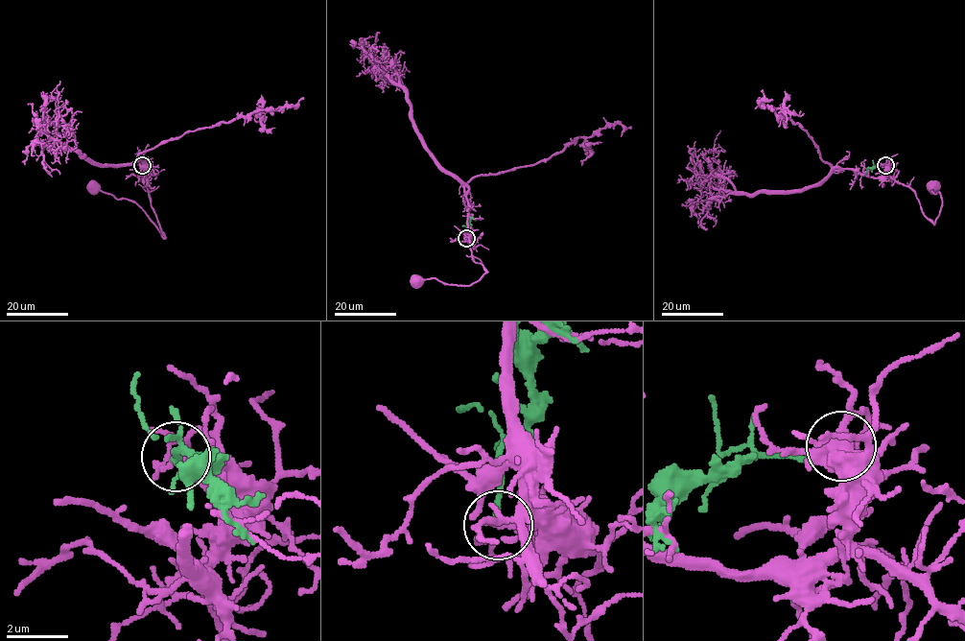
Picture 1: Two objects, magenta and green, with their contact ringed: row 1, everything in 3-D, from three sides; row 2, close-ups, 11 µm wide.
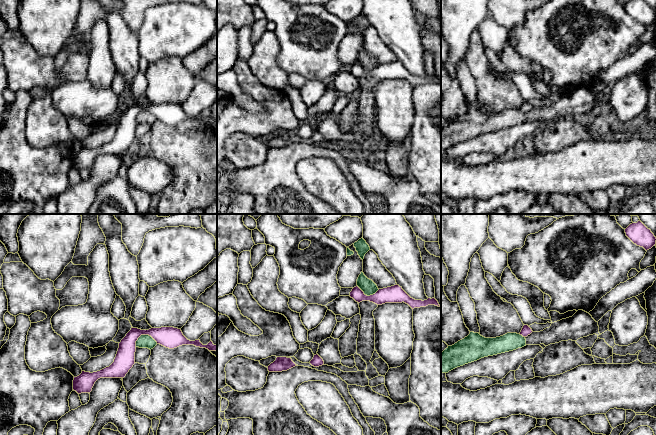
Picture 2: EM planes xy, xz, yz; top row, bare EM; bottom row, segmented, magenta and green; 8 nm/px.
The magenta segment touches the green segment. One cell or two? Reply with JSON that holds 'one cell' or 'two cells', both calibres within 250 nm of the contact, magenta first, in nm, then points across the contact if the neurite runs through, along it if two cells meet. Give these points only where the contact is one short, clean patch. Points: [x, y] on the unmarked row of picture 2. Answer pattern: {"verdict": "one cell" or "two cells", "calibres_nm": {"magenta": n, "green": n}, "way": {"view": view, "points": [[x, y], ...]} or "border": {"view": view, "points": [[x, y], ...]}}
{"verdict": "two cells", "calibres_nm": {"magenta": 170, "green": 110}, "border": {"view": "xy", "points": [[157, 119], [150, 112], [141, 111], [136, 117], [135, 122]]}}

